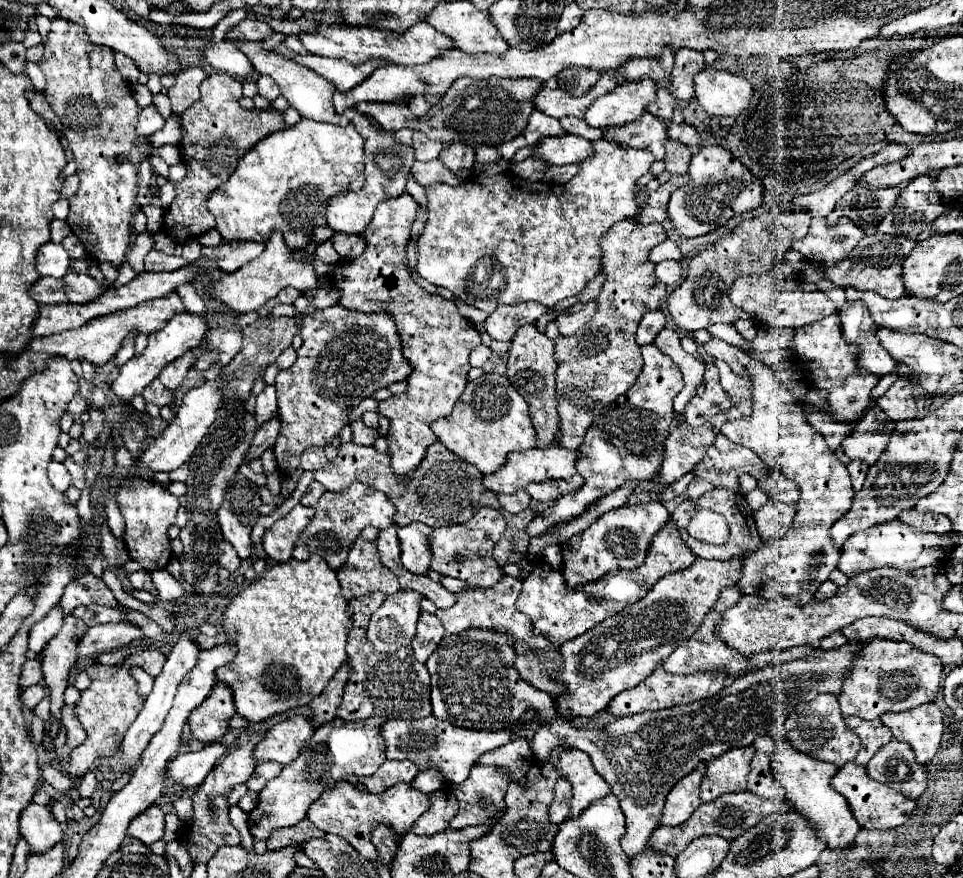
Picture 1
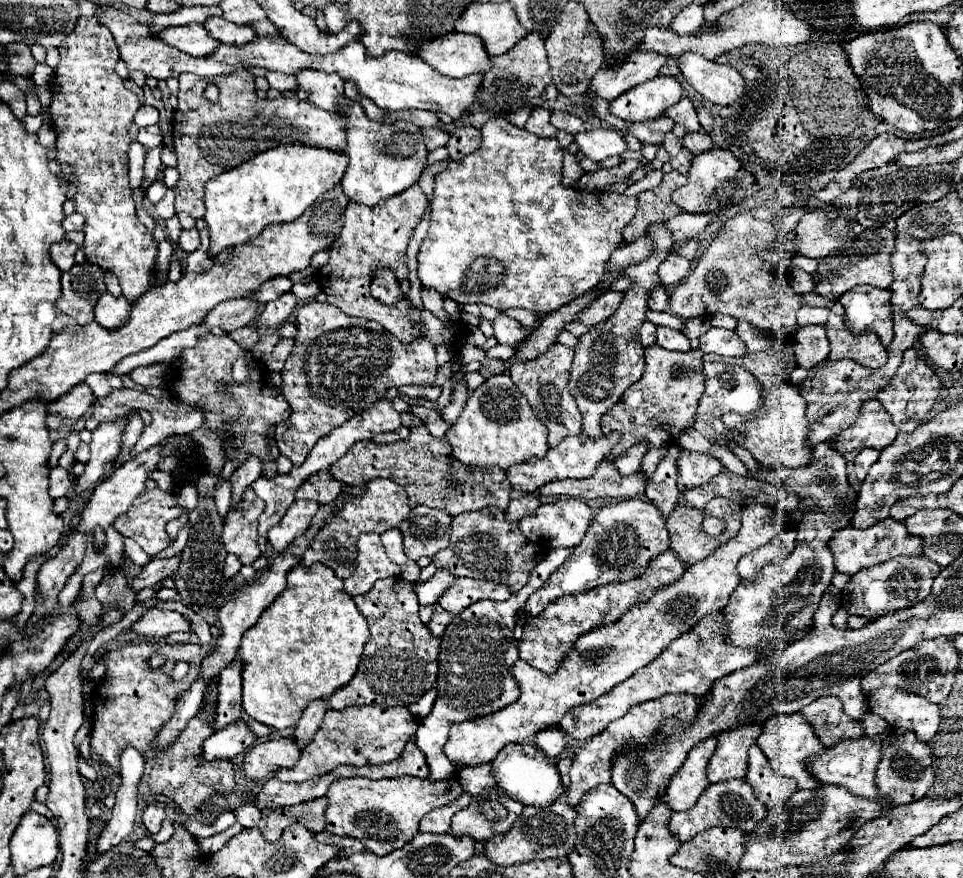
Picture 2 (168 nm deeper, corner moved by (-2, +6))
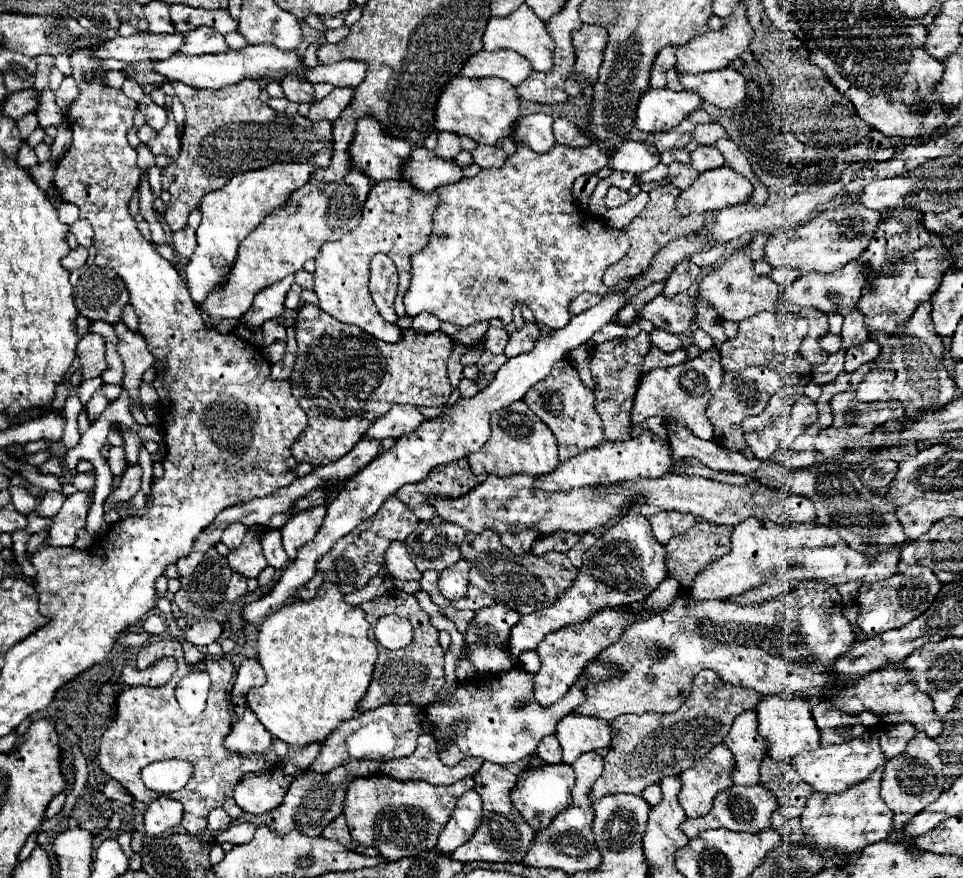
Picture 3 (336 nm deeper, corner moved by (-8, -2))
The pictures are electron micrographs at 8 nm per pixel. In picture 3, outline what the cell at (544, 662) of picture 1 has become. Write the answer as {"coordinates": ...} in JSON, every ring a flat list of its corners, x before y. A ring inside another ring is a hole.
{"coordinates":[[469,586,467,594,465,594,461,600,455,600,455,602,453,602,453,606,455,606,457,610,469,608,469,610,473,610,473,612,479,612,481,608,493,606,493,604,495,604,495,600,493,600,491,596,487,596,485,592,481,592,479,588,475,588,475,586]]}

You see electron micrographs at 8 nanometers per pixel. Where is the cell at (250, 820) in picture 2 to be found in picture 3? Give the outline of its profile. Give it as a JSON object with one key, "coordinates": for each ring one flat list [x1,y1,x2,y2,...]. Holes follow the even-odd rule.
{"coordinates":[[243,820,243,822,233,822,229,828,225,828,223,832,219,832,219,844,223,842,231,842,231,844,243,844,249,842,255,834,255,824]]}

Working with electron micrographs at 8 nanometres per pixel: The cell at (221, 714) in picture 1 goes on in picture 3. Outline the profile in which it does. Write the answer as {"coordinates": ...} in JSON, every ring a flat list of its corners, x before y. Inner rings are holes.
{"coordinates":[[253,658,253,660,245,660,241,666,239,666,239,672,237,672,237,680,235,680,235,686,231,690,231,702,235,706,235,714,237,718,245,712,246,696,249,692,249,688,255,688,255,686,261,686,265,684,265,672,261,668,261,664]]}

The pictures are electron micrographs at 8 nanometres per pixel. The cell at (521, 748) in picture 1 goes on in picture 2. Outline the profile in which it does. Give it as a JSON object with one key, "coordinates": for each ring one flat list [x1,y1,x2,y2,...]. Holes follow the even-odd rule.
{"coordinates":[[509,744,499,752,495,760,491,760,493,776,499,788,513,800,519,800,523,806,549,806,563,794,561,774,553,758,543,754,539,748,529,744]]}

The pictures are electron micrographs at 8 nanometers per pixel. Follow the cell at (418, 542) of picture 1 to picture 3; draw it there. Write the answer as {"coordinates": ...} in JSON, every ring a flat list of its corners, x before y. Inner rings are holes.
{"coordinates":[[433,518,429,522,419,522,411,536,405,540,405,544,419,572,427,570,441,572,461,558,459,546,463,538,465,538,463,528]]}

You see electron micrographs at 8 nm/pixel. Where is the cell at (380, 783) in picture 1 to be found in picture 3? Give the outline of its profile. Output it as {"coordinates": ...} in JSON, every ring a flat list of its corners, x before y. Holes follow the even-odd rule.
{"coordinates":[[423,734,417,740,417,748,411,756,381,764,375,774,389,776,393,780,423,780,433,786,443,786,453,784,465,776,477,774,481,764,483,760,477,758,465,758,453,768,441,764,435,748,435,738,431,734]]}

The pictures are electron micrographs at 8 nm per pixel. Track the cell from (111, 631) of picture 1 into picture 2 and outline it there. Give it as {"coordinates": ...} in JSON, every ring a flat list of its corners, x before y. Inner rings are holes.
{"coordinates":[[151,608,147,614,143,614,131,628,135,634,141,636,169,636,173,632,189,632,191,630,191,620,185,618,183,614,161,610,161,608]]}

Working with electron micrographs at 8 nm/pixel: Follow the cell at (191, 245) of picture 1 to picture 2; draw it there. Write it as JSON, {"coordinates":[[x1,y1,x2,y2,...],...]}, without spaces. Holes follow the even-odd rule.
{"coordinates":[[183,230,179,240,177,240,177,246,183,250,183,252,195,252,199,246,201,246,201,240,199,240,199,232,197,230]]}

